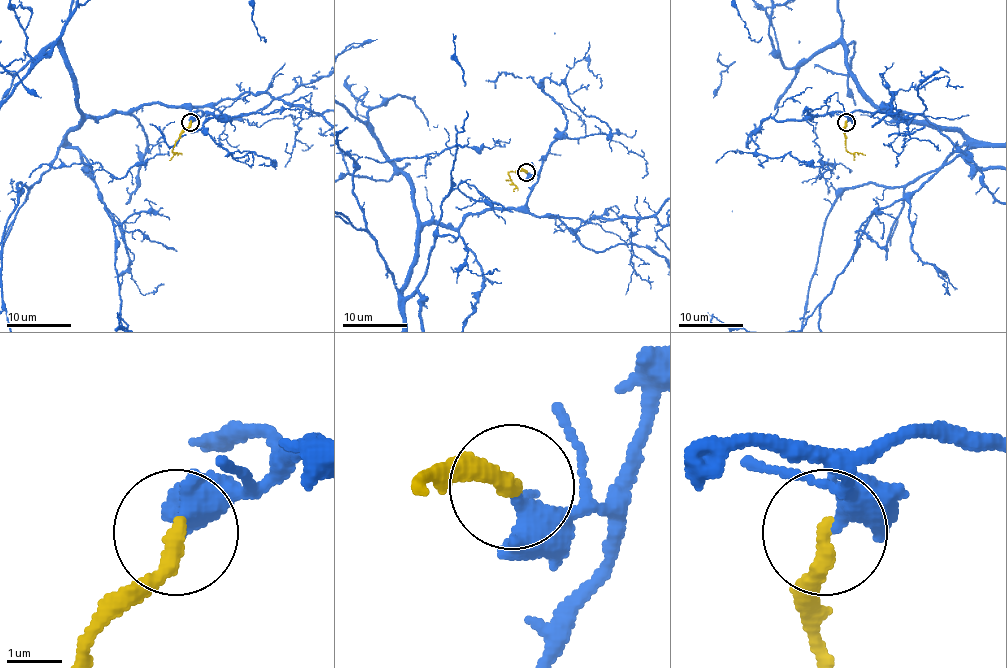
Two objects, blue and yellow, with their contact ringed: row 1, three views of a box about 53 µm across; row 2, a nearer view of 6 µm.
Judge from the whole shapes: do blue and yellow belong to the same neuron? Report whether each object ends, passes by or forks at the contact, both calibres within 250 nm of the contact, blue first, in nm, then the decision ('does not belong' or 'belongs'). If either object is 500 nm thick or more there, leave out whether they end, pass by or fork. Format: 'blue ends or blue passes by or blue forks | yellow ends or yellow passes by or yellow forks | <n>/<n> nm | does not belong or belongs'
blue ends | yellow ends | 400/320 nm | does not belong

